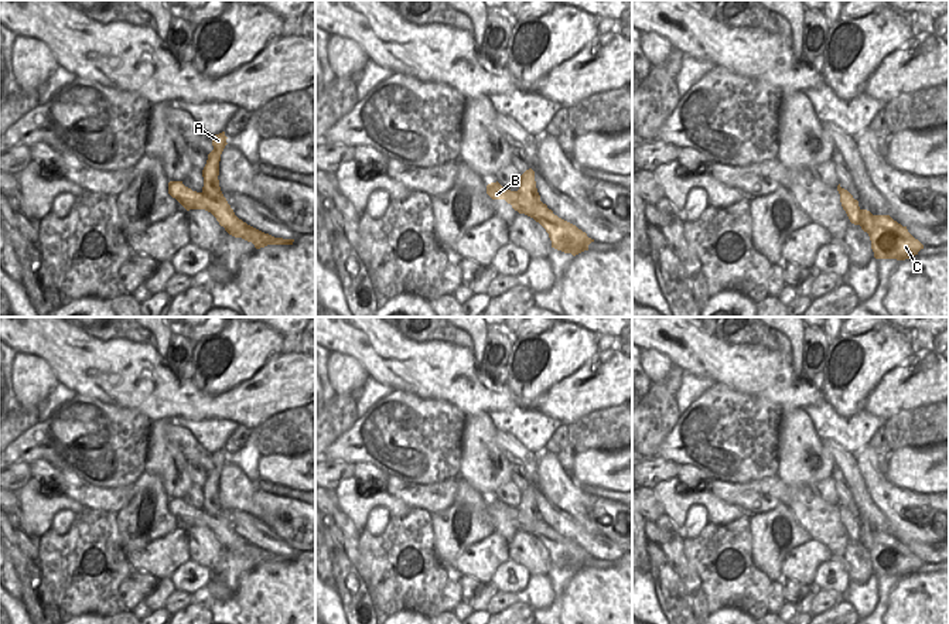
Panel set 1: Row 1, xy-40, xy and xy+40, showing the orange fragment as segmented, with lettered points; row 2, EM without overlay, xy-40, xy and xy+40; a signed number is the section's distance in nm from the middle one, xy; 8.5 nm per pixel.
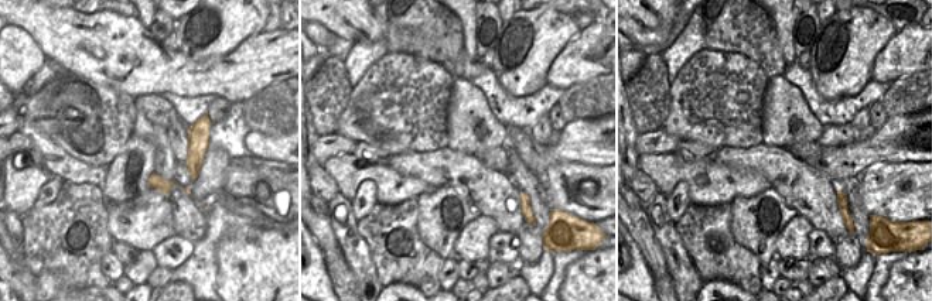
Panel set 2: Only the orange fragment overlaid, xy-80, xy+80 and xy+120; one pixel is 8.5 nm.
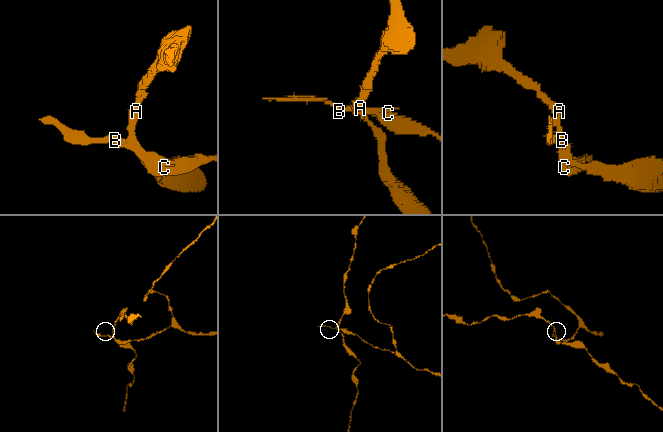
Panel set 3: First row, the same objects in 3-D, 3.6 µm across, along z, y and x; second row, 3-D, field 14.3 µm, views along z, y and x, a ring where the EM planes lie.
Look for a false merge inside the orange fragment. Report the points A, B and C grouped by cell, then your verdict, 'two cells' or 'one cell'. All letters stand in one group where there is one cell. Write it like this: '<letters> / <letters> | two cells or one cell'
A / B C | two cells

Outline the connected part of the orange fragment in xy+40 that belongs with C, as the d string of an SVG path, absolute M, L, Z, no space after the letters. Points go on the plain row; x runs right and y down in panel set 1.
M867 526L860 528L860 543L868 550L875 576L909 576L924 562L890 532L873 532Z

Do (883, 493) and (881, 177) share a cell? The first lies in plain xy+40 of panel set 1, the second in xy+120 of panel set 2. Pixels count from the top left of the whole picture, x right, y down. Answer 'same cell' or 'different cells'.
same cell

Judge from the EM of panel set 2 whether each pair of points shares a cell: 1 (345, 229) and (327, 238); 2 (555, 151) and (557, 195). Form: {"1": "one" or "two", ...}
{"1": "two", "2": "two"}

